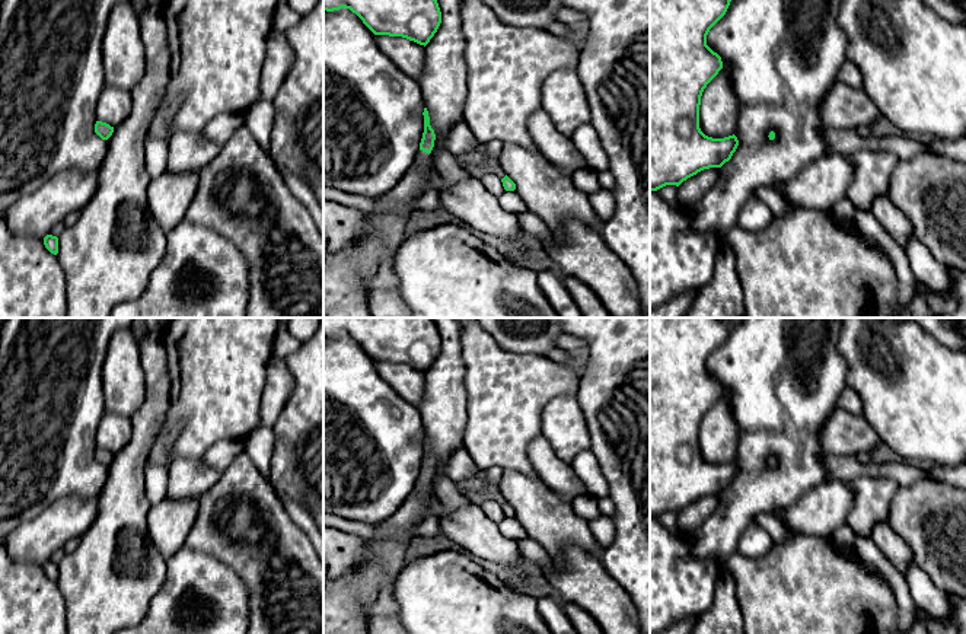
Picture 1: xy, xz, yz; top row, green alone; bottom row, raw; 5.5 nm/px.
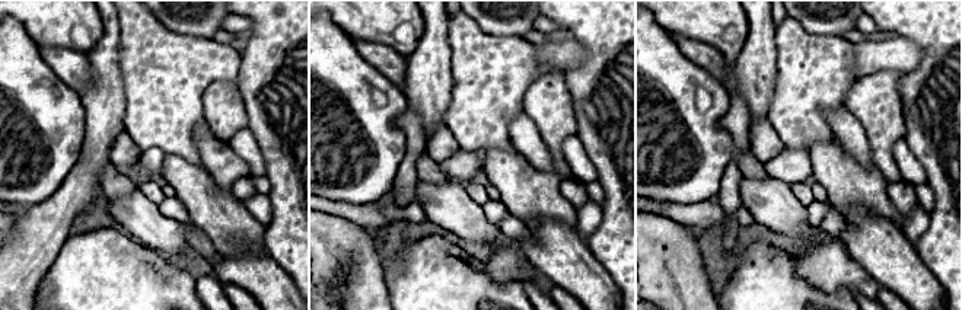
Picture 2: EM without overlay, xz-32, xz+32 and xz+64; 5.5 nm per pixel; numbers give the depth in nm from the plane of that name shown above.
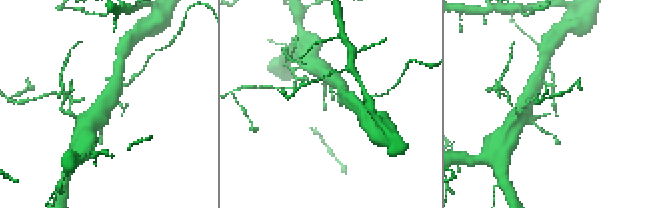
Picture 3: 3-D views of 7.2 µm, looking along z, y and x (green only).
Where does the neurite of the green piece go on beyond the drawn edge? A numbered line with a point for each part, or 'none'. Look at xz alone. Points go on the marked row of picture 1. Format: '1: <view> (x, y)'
1: xz (421, 159)

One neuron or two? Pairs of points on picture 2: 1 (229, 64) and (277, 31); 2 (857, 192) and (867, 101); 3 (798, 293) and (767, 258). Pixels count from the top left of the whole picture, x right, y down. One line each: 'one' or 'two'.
1: two
2: two
3: one

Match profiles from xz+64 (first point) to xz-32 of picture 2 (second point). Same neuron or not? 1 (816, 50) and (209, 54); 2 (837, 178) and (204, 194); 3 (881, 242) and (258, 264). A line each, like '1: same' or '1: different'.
1: same
2: same
3: same

